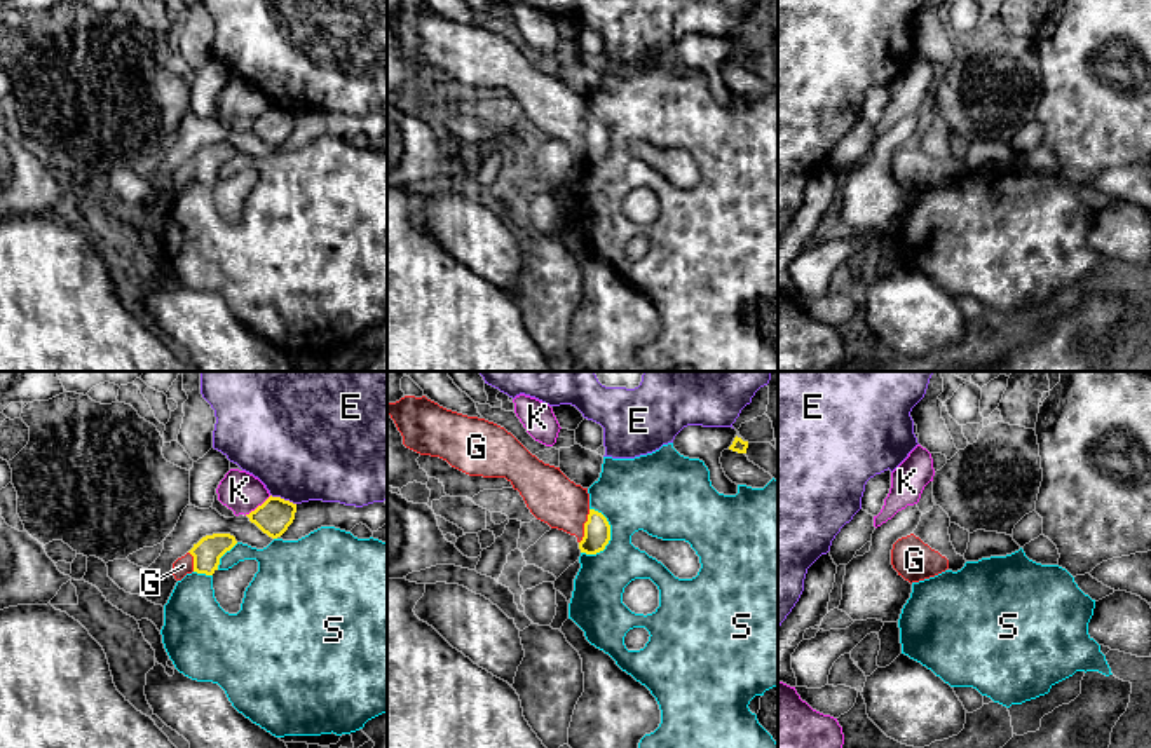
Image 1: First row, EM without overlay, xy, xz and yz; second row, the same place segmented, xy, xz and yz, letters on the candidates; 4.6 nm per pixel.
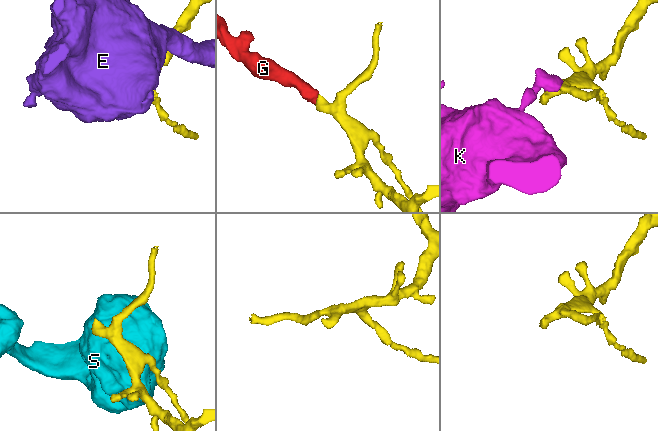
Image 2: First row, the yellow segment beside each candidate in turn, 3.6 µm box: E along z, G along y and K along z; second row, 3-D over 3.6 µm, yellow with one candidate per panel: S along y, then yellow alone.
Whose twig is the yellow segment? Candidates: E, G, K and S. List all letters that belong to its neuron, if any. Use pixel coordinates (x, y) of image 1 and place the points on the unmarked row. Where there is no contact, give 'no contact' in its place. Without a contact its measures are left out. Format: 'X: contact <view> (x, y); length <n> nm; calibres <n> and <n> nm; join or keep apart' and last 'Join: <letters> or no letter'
E: contact xy (283, 108); length 130 nm; calibres 160 and 480 nm; keep apart
G: contact xz (585, 136); length 170 nm; calibres 130 and 240 nm; join
K: contact xy (258, 115); length 160 nm; calibres 160 and 190 nm; keep apart
S: contact xz (609, 140); length 220 nm; calibres 130 and 340 nm; keep apart
Join: G

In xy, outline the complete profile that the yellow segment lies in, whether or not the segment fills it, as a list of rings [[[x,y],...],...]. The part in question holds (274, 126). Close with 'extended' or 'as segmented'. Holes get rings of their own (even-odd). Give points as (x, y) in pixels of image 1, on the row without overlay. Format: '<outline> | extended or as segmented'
[[[269,106],[262,115],[246,124],[263,143],[272,148],[281,146],[293,133],[296,113],[281,106]]] | as segmented

